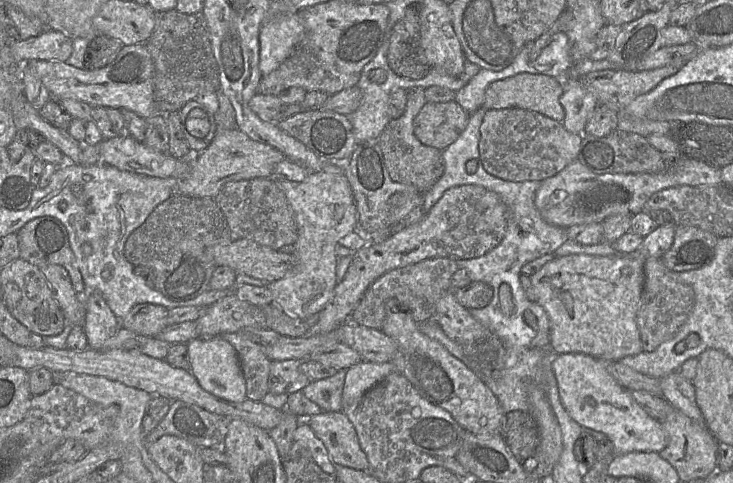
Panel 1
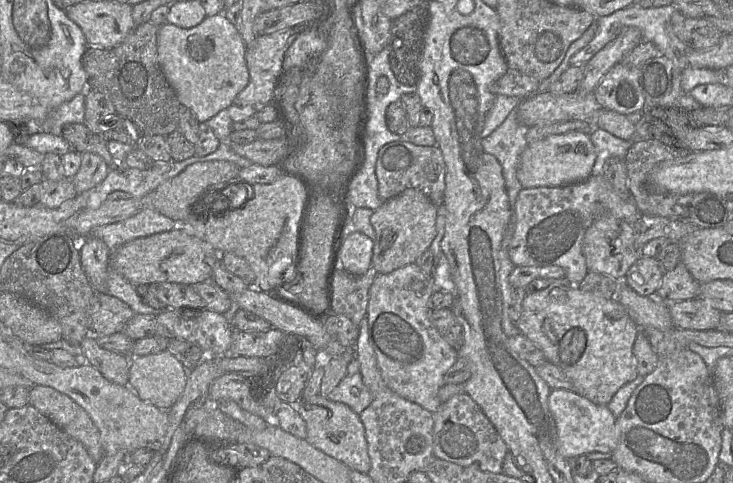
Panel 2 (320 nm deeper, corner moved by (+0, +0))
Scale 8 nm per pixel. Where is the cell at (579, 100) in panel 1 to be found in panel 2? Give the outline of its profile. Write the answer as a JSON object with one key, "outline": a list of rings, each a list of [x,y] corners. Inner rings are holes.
{"outline":[[[581,131],[550,135],[528,144],[520,156],[517,178],[522,189],[579,183],[591,176],[595,158],[596,151],[589,135]]]}

